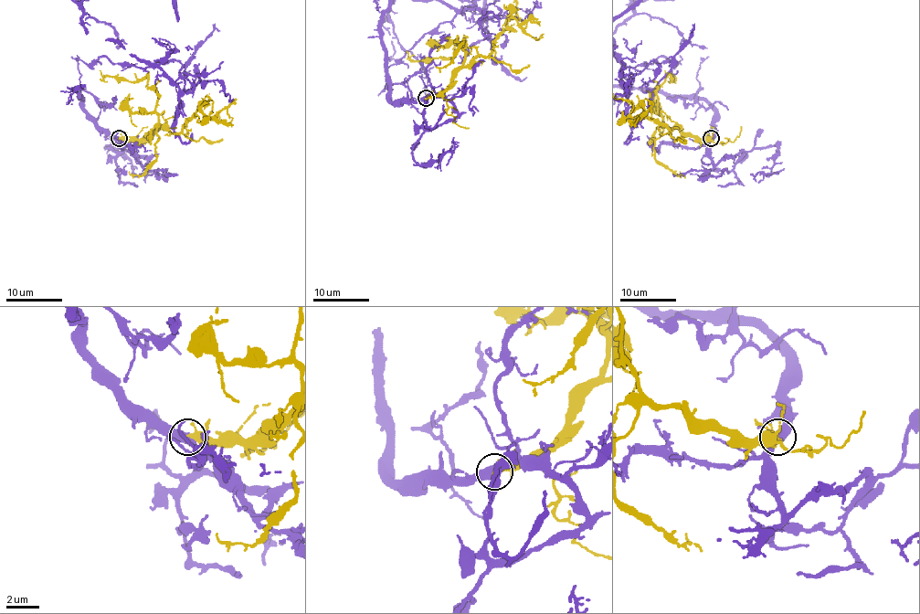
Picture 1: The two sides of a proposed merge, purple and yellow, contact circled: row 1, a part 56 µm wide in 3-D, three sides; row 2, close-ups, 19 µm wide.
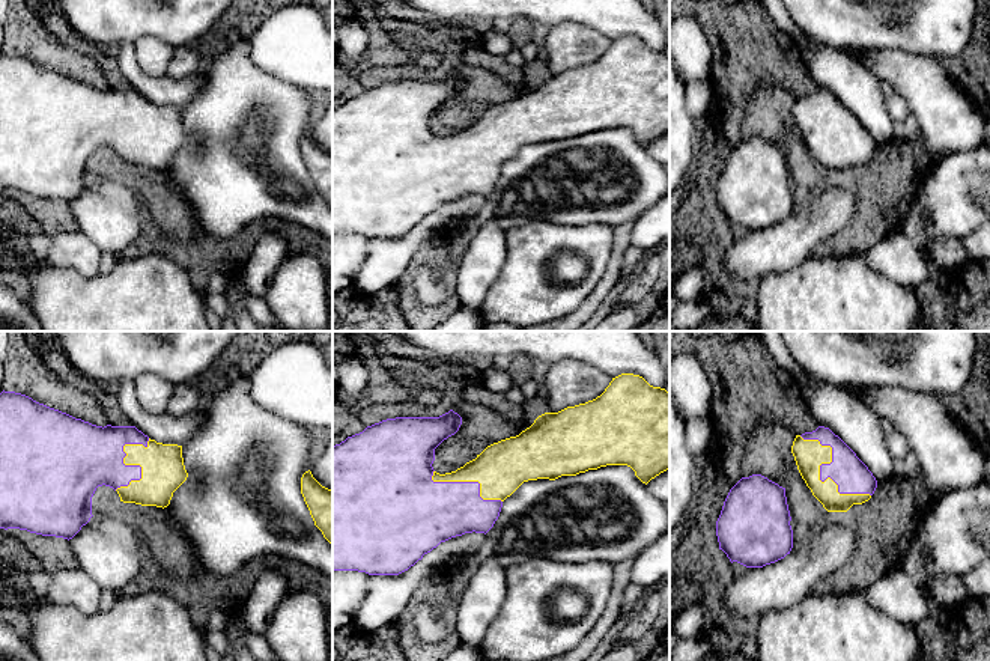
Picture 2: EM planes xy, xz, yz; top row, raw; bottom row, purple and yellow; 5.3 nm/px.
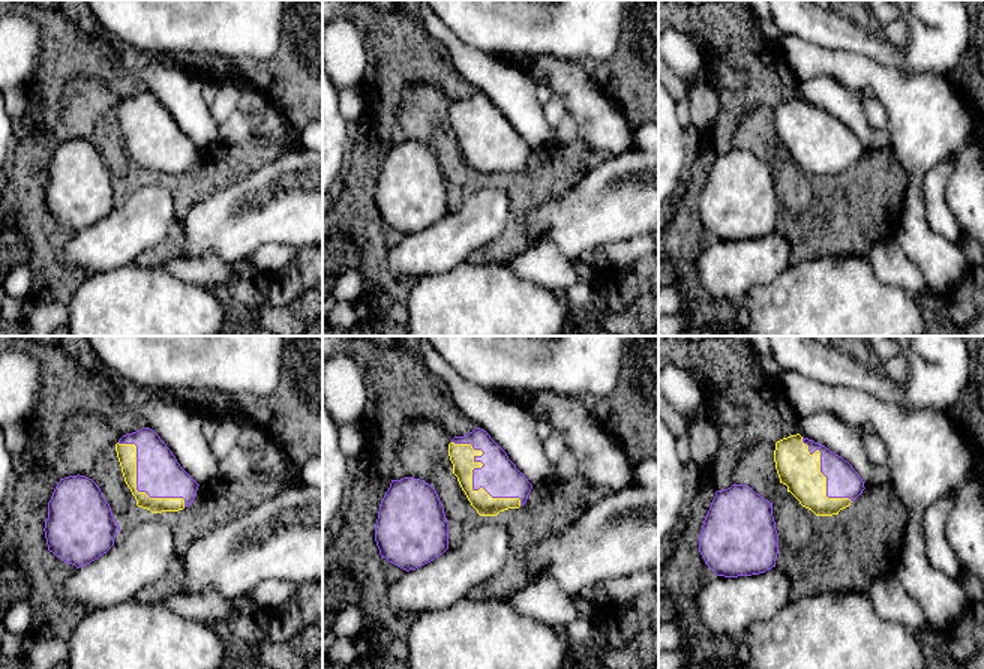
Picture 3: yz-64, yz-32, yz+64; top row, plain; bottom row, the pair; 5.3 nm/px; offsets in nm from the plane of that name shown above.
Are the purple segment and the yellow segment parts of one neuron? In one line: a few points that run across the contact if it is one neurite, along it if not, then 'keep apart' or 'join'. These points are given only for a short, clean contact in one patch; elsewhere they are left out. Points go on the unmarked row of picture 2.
join

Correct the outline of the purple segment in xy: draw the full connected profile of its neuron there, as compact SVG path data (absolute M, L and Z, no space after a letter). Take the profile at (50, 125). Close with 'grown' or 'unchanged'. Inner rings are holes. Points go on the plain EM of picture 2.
M0 56L0 191L69 203L93 179L92 160L98 149L113 151L123 166L164 172L187 140L182 108L156 105L135 89L96 89L21 56Z | grown

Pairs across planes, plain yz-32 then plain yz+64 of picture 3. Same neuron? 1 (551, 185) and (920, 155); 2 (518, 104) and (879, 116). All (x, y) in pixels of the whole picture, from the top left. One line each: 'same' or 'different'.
1: different
2: different

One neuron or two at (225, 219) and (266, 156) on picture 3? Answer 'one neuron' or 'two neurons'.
two neurons

